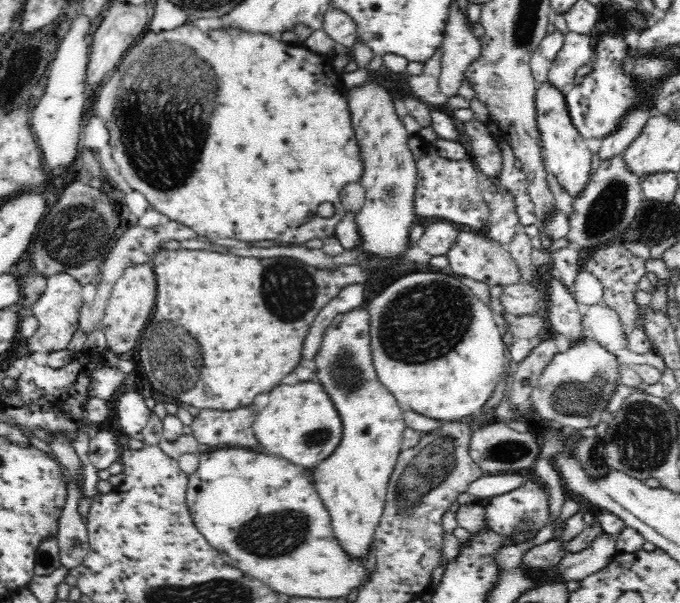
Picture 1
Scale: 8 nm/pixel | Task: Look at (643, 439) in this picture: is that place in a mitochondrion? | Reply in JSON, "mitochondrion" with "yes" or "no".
{"mitochondrion":"yes"}

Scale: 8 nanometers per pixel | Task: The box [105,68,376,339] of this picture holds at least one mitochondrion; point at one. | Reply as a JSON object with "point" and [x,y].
{"point":[289,293]}

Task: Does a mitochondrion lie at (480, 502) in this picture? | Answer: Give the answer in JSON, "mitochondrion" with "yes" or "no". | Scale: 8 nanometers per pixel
{"mitochondrion":"no"}

